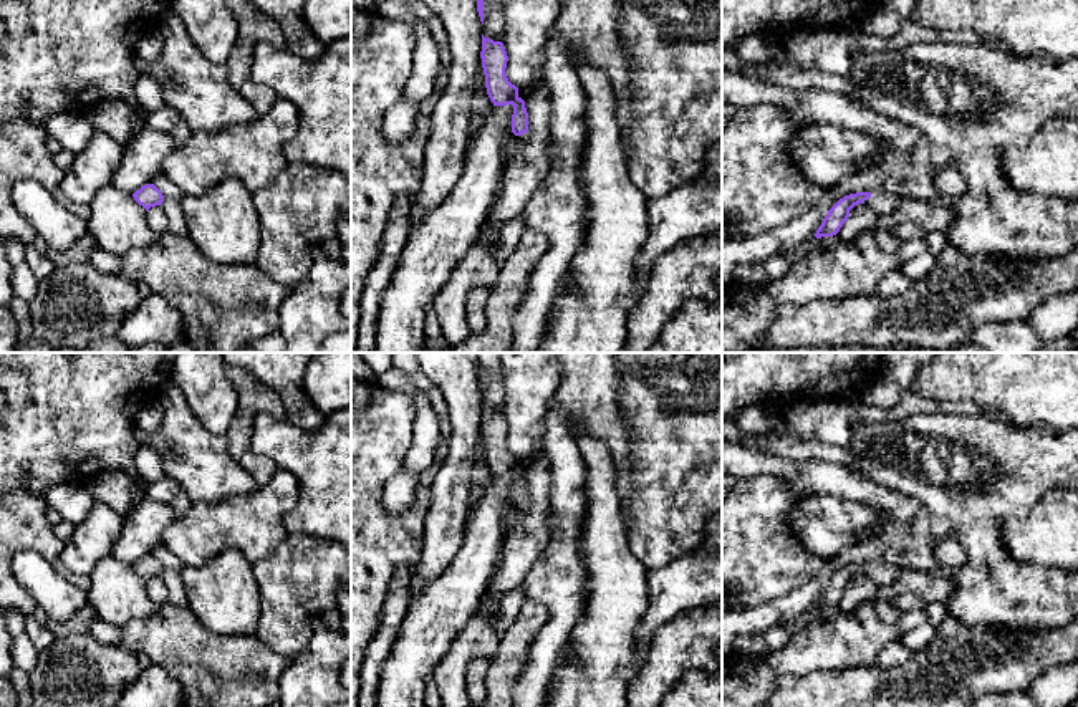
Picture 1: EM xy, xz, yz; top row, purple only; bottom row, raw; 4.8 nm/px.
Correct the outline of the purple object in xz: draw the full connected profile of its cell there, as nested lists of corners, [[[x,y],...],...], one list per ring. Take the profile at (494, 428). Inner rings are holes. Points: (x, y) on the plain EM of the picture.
[[[482,406],[482,439],[485,445],[485,459],[493,477],[513,477],[512,503],[522,507],[528,503],[528,483],[525,472],[518,467],[518,459],[512,455],[505,445],[507,422],[502,412],[493,412]]]

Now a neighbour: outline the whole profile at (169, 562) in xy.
[[[164,545],[156,546],[151,555],[154,555],[166,570],[174,570],[174,571],[184,570],[184,565]]]

